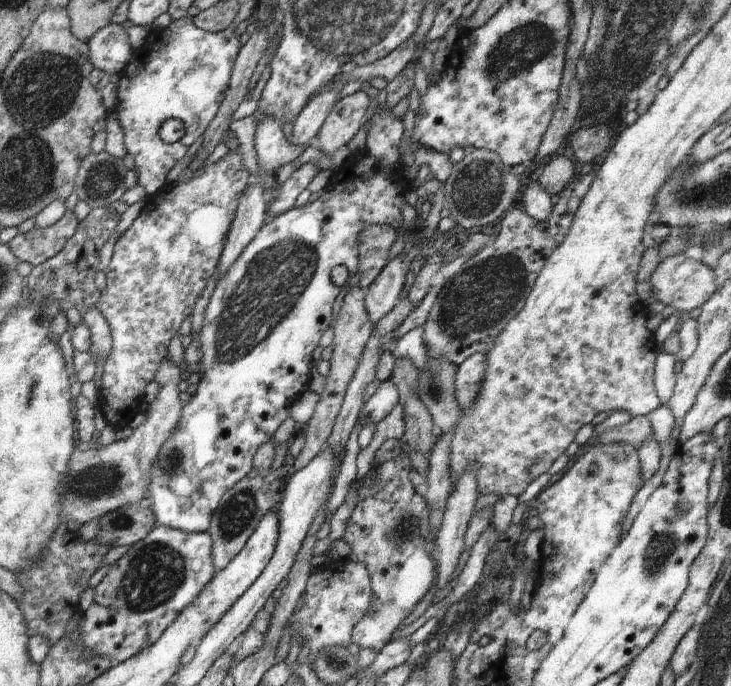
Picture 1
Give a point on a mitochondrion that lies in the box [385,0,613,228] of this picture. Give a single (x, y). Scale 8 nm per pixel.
(526, 45)

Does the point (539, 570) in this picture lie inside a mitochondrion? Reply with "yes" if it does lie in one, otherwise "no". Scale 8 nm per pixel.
no

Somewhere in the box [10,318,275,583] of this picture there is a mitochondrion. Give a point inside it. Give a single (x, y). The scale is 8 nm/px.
(239, 510)

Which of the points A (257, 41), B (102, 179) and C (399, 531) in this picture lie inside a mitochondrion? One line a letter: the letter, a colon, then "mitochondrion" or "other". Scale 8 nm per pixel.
A: other
B: mitochondrion
C: mitochondrion

